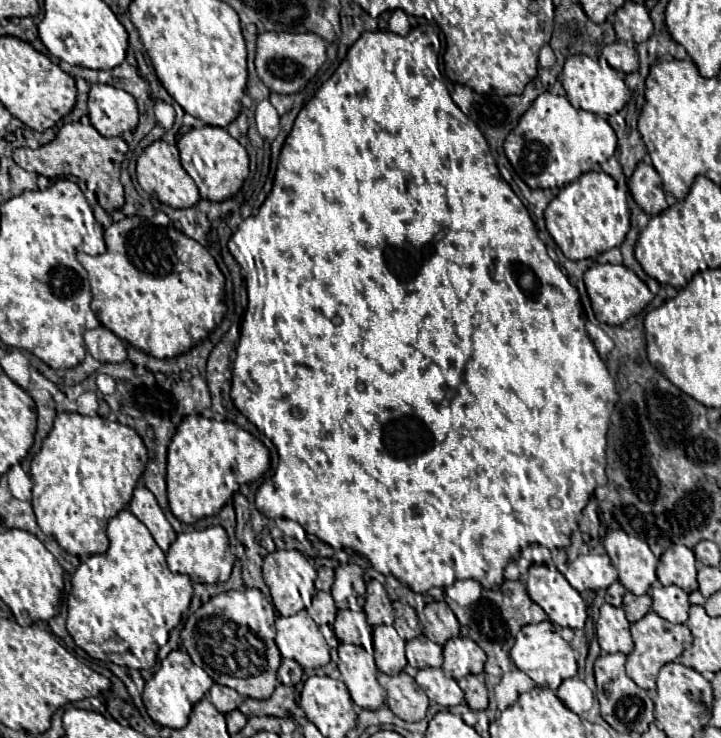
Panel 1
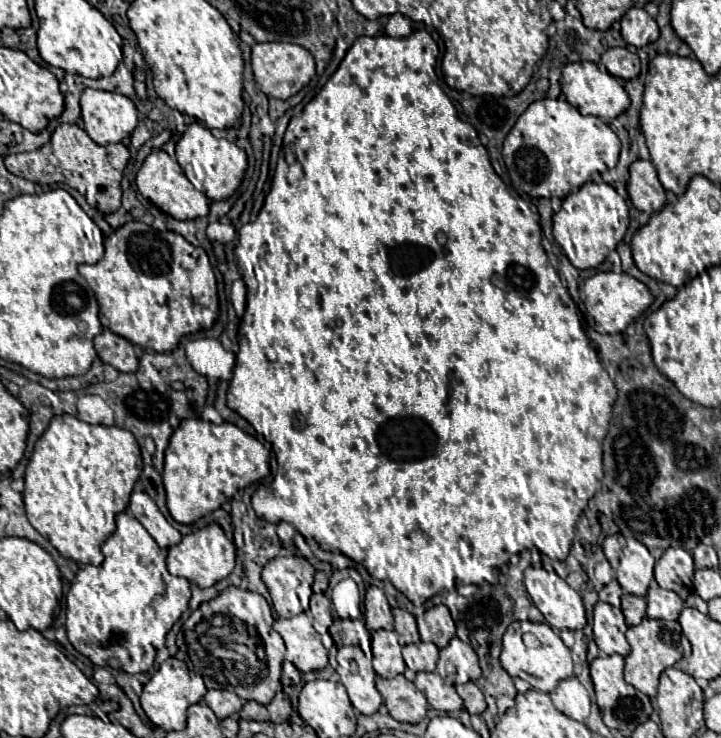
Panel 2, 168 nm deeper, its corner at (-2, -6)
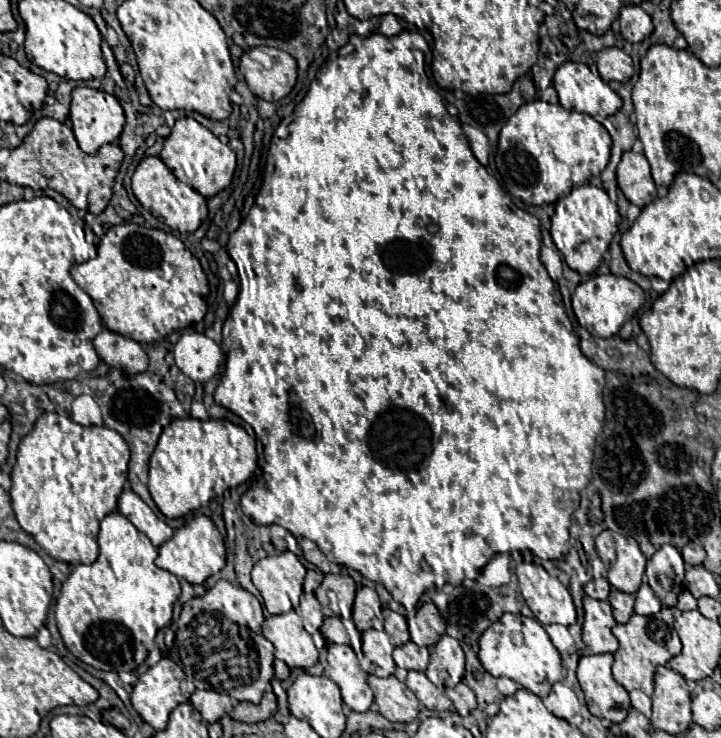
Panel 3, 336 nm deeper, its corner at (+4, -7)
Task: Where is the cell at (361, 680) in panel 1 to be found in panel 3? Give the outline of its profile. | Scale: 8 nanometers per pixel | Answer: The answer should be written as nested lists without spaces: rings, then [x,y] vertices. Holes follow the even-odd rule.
[[[320,631],[313,634],[312,639],[320,650],[319,663],[324,668],[323,675],[340,686],[344,704],[354,712],[366,712],[374,700],[366,682],[368,674],[360,668],[354,650],[348,645],[326,644]]]

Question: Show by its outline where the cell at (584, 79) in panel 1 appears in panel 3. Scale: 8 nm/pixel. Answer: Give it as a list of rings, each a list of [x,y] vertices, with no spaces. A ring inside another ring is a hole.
[[[566,62],[562,64],[554,74],[554,88],[557,95],[560,96],[560,104],[566,110],[578,110],[590,116],[610,116],[616,114],[622,108],[622,100],[620,96],[596,74],[590,72],[590,68],[586,64],[576,64],[576,62]]]

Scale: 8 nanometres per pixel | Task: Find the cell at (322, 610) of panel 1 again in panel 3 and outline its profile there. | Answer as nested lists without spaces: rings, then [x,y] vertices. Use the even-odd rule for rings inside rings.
[[[303,593],[300,597],[298,613],[303,619],[305,630],[313,635],[323,624],[324,615],[320,602],[313,593]]]

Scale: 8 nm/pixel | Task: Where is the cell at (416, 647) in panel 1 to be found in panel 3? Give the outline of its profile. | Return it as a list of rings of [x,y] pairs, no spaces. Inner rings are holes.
[[[406,642],[404,646],[394,648],[394,662],[400,668],[424,672],[428,666],[428,648],[420,648],[414,642]]]

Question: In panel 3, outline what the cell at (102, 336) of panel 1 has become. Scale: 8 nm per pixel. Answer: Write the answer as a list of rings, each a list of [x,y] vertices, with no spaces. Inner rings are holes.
[[[108,328],[94,338],[94,348],[100,360],[104,360],[110,368],[118,368],[130,376],[146,370],[148,356],[142,346],[126,336],[110,332]]]

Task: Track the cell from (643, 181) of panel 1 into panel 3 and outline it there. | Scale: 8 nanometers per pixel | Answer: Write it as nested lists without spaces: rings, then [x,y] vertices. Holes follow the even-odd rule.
[[[624,152],[618,164],[616,176],[618,176],[618,186],[624,192],[624,196],[638,208],[644,208],[646,204],[658,198],[656,184],[650,176],[650,166],[644,154]]]

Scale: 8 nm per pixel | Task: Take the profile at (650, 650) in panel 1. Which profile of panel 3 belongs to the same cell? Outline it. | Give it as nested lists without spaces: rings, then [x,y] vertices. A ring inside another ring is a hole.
[[[664,606],[662,612],[658,612],[654,616],[634,614],[626,624],[616,624],[614,626],[614,636],[618,638],[620,648],[614,652],[612,674],[614,674],[614,680],[618,684],[622,684],[628,692],[642,690],[644,694],[650,696],[654,692],[656,666],[666,664],[672,658],[672,655],[674,656],[681,652],[682,644],[675,631],[672,631],[671,638],[668,641],[668,634],[672,630],[672,622],[674,622],[672,610]]]

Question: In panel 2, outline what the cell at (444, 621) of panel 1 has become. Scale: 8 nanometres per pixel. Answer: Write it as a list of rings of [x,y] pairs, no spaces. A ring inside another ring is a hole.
[[[434,605],[424,615],[416,617],[421,641],[432,642],[438,649],[444,649],[456,635],[454,621],[446,605]]]

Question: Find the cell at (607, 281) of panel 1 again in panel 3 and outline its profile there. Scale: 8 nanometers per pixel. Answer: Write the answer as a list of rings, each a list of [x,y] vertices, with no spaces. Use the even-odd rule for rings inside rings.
[[[596,274],[590,280],[578,284],[571,296],[571,304],[578,323],[592,336],[610,338],[616,336],[622,324],[628,322],[644,304],[644,290],[624,276]]]

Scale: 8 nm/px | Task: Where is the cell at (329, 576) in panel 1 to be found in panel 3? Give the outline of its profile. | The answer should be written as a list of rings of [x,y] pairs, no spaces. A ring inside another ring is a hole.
[[[308,570],[304,590],[306,590],[306,592],[314,592],[314,590],[322,584],[322,578],[324,578],[324,574],[322,574],[320,570]]]

